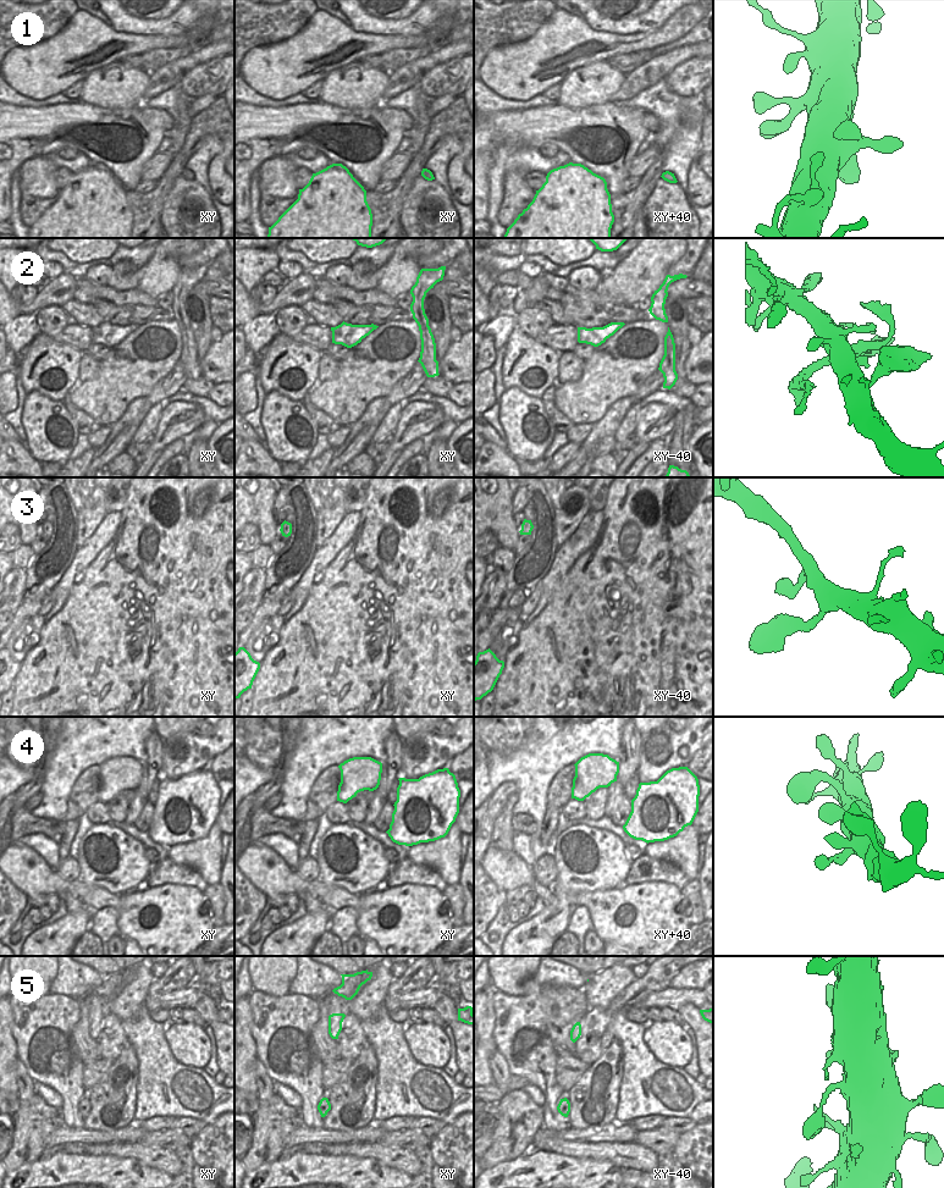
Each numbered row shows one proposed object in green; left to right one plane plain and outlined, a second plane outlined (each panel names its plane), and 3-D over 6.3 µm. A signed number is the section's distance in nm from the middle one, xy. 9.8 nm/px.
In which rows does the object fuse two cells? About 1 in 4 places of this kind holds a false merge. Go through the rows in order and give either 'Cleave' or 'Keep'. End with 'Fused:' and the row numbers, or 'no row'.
1: Keep
2: Cleave
3: Keep
4: Keep
5: Keep
Fused: 2

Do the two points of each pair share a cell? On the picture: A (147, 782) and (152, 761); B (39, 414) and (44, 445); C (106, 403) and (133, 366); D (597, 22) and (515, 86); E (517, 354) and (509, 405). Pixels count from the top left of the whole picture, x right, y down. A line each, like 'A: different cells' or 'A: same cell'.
A: same cell
B: same cell
C: same cell
D: different cells
E: different cells

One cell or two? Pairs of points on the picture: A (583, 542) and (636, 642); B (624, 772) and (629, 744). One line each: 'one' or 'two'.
A: two
B: one

